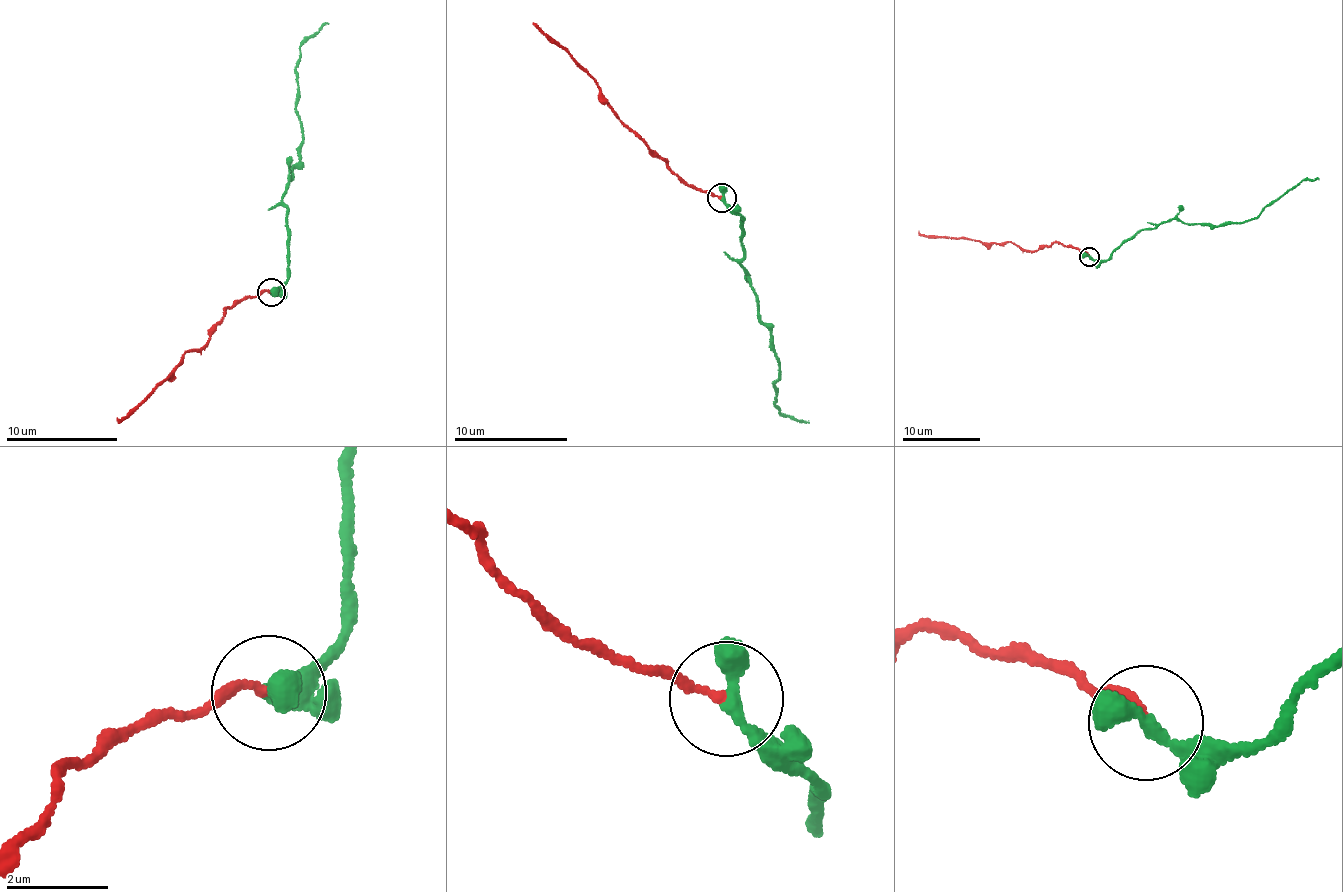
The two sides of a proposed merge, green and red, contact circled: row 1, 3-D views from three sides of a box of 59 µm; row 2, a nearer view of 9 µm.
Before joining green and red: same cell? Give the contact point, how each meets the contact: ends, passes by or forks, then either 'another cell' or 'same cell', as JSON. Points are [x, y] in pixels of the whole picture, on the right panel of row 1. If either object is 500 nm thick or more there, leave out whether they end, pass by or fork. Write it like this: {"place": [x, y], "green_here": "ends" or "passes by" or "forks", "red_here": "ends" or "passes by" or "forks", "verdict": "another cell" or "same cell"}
{"place": [1089, 257], "green_here": "passes by", "red_here": "ends", "verdict": "same cell"}

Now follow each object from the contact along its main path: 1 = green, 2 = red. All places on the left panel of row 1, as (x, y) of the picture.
1: (270, 293), (288, 276), (288, 216), (281, 201), (290, 168), (299, 163), (296, 61), (307, 38), (327, 23)
2: (270, 293), (247, 296), (224, 310), (207, 343), (185, 352), (173, 372), (126, 416), (116, 418)

